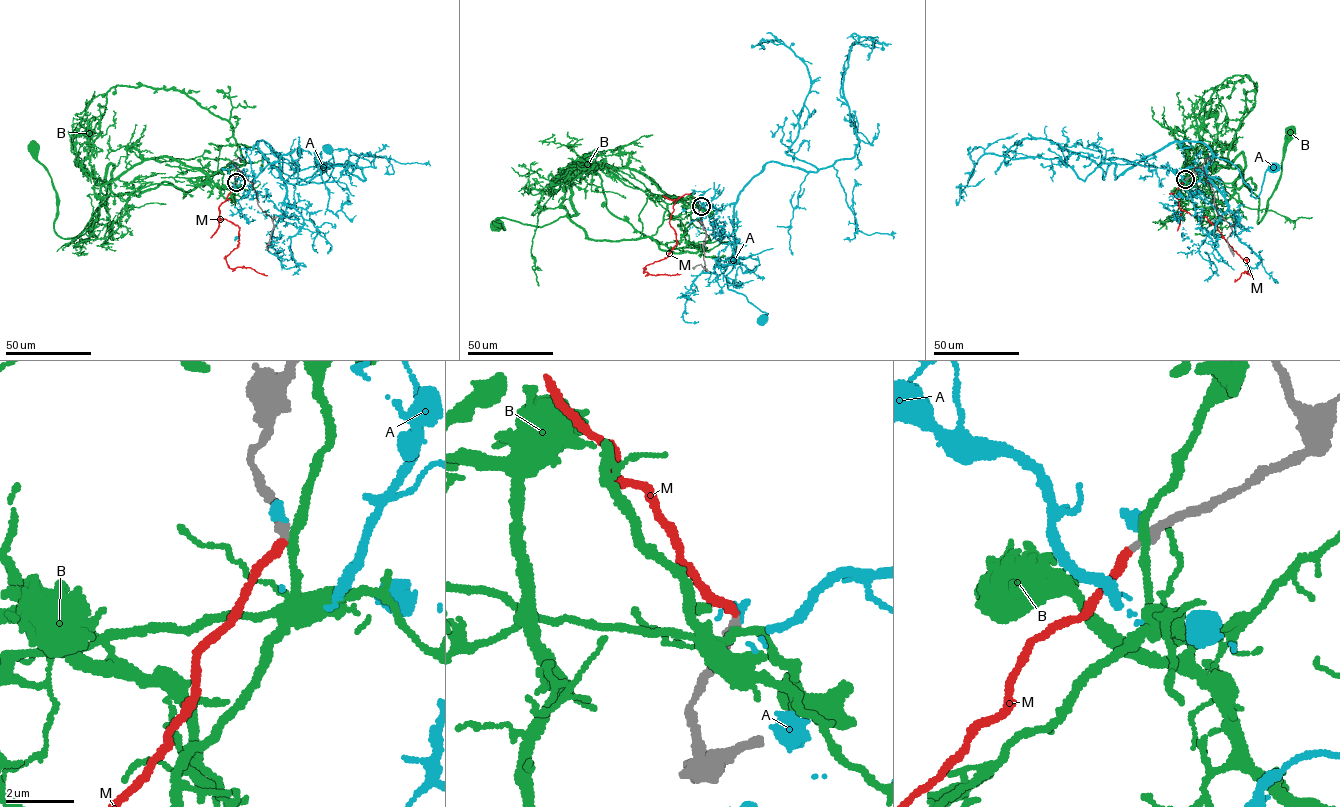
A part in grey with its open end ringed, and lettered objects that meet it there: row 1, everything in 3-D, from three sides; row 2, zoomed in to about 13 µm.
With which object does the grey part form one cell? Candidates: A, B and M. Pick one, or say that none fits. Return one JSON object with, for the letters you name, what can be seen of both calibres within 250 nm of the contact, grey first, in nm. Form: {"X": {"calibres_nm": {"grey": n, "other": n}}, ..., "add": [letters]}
{"M": {"calibres_nm": {"grey": 300, "other": 260}}, "add": ["M"]}

